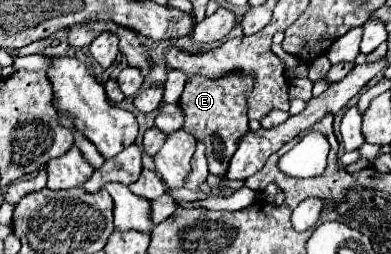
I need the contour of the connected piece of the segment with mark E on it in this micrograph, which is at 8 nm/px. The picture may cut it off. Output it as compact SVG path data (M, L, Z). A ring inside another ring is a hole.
M232 71L218 79L190 77L186 81L184 93L180 97L180 107L184 111L184 131L192 133L206 147L208 169L212 175L224 175L234 155L242 135L248 133L248 95L256 85L256 77L244 75L242 71Z

